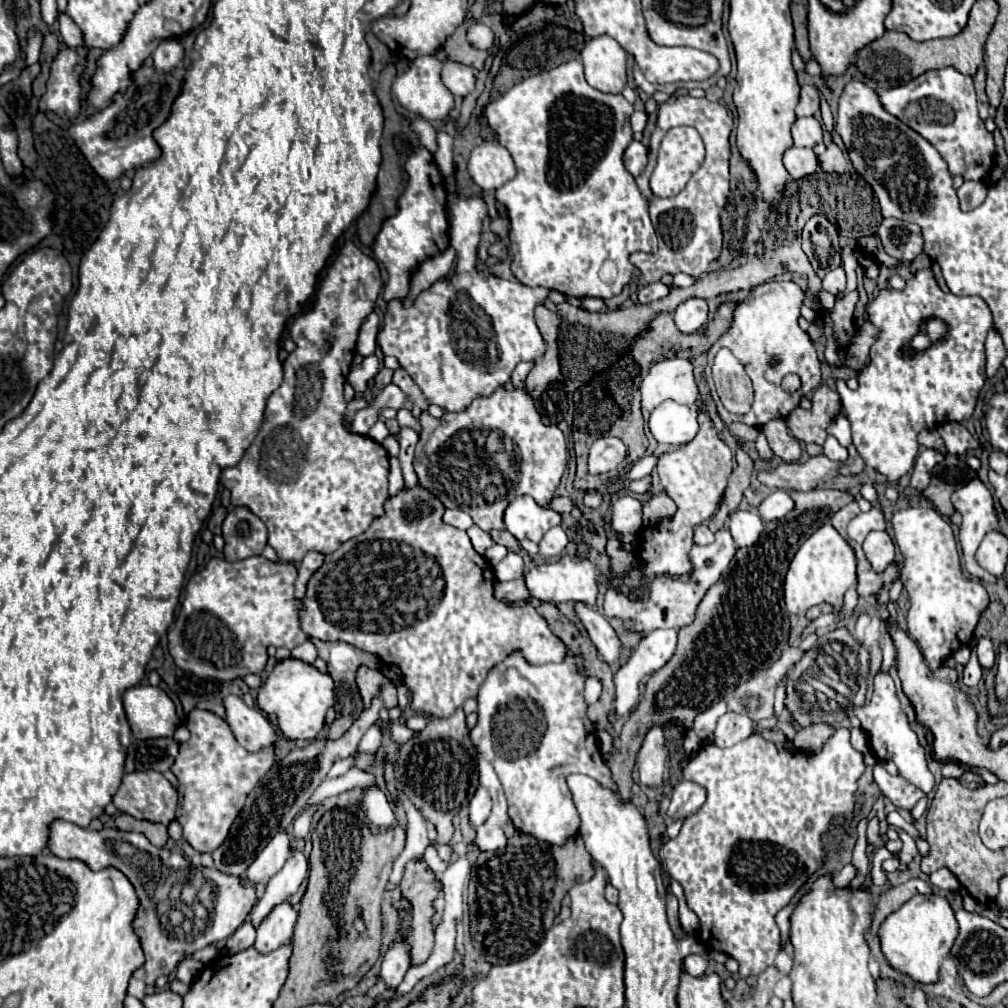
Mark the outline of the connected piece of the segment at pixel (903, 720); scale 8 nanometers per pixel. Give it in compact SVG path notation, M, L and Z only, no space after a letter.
M882 668L878 670L878 674L874 676L874 694L872 694L870 702L866 702L862 706L856 706L854 714L858 716L860 726L866 732L868 740L880 744L878 750L876 750L876 756L880 760L892 760L898 766L900 776L904 776L906 780L910 780L914 786L918 786L922 792L928 794L934 788L934 776L928 770L926 750L918 742L916 732L910 728L910 722L908 722L904 710L900 708L896 686L894 686L894 680L888 672L884 672Z

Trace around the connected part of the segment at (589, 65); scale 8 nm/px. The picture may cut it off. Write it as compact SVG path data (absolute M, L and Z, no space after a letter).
M598 36L582 48L586 80L600 92L618 94L626 86L626 52L610 36Z

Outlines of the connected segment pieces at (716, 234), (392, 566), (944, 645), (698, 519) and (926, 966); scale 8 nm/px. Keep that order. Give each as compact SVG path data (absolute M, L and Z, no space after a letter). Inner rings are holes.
M686 94L686 96L678 96L678 98L672 98L664 104L660 104L656 130L654 130L652 142L650 142L648 166L636 178L636 184L642 192L642 196L648 200L650 218L652 218L652 224L654 224L654 230L658 236L658 252L656 254L646 254L646 252L630 254L630 262L640 270L644 282L652 284L652 282L658 282L666 274L674 276L678 272L700 278L704 272L708 272L710 264L720 256L720 252L722 252L720 212L724 210L724 206L728 202L728 192L730 192L728 162L730 162L732 124L734 124L732 114L720 102L710 102L706 98L692 98ZM680 124L690 124L700 132L700 136L706 144L706 160L692 174L686 188L678 196L660 198L660 196L652 194L648 180L656 166L656 152L658 152L658 146L660 146L664 134L672 126L680 126Z
M420 484L414 486L414 488L404 488L402 492L398 492L396 496L390 496L384 504L384 514L374 518L370 528L344 542L334 554L326 556L324 558L324 564L312 574L310 582L308 582L308 590L306 590L306 596L302 600L304 608L300 612L300 628L312 636L312 638L318 638L322 642L346 642L346 644L352 644L364 652L370 652L374 656L378 656L384 664L388 666L398 666L400 672L402 672L402 682L406 684L408 692L410 692L410 708L418 714L424 714L424 716L434 716L434 718L448 718L458 706L462 706L468 698L476 698L478 694L478 688L482 686L482 682L486 680L486 674L498 664L502 662L508 654L512 652L520 652L528 664L546 664L546 662L562 662L566 658L566 644L550 630L548 622L536 612L536 608L532 608L530 604L524 604L524 606L516 606L512 602L502 602L494 596L494 572L492 568L488 566L488 560L484 560L472 546L470 538L466 532L454 528L454 526L448 526L442 516L444 516L446 508L444 504L432 494L432 492L426 492L426 488L422 488Z
M924 506L896 510L890 522L896 546L904 556L900 580L910 596L908 634L916 640L928 666L938 670L948 654L970 642L978 618L988 606L988 592L980 582L962 576L958 552L952 548L956 546L952 528L936 510Z
M700 412L698 422L700 422L700 432L696 434L696 438L688 442L684 448L666 452L656 466L662 488L676 502L678 512L672 520L662 520L658 526L642 530L640 548L636 552L642 562L642 580L648 580L650 576L658 576L658 574L684 576L690 572L692 566L688 552L694 544L692 528L696 524L702 524L716 512L724 496L726 482L732 474L732 452L718 438L710 416L706 412Z
M936 894L914 896L900 910L890 914L878 930L880 948L888 964L896 972L910 976L920 986L938 982L940 964L950 954L956 936L958 936L958 922L954 918L954 910L950 908L946 898Z

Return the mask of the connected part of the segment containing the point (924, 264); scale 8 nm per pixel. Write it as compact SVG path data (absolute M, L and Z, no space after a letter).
M922 252L910 263L910 271L915 274L922 269L931 268L931 266L932 259L925 252Z

